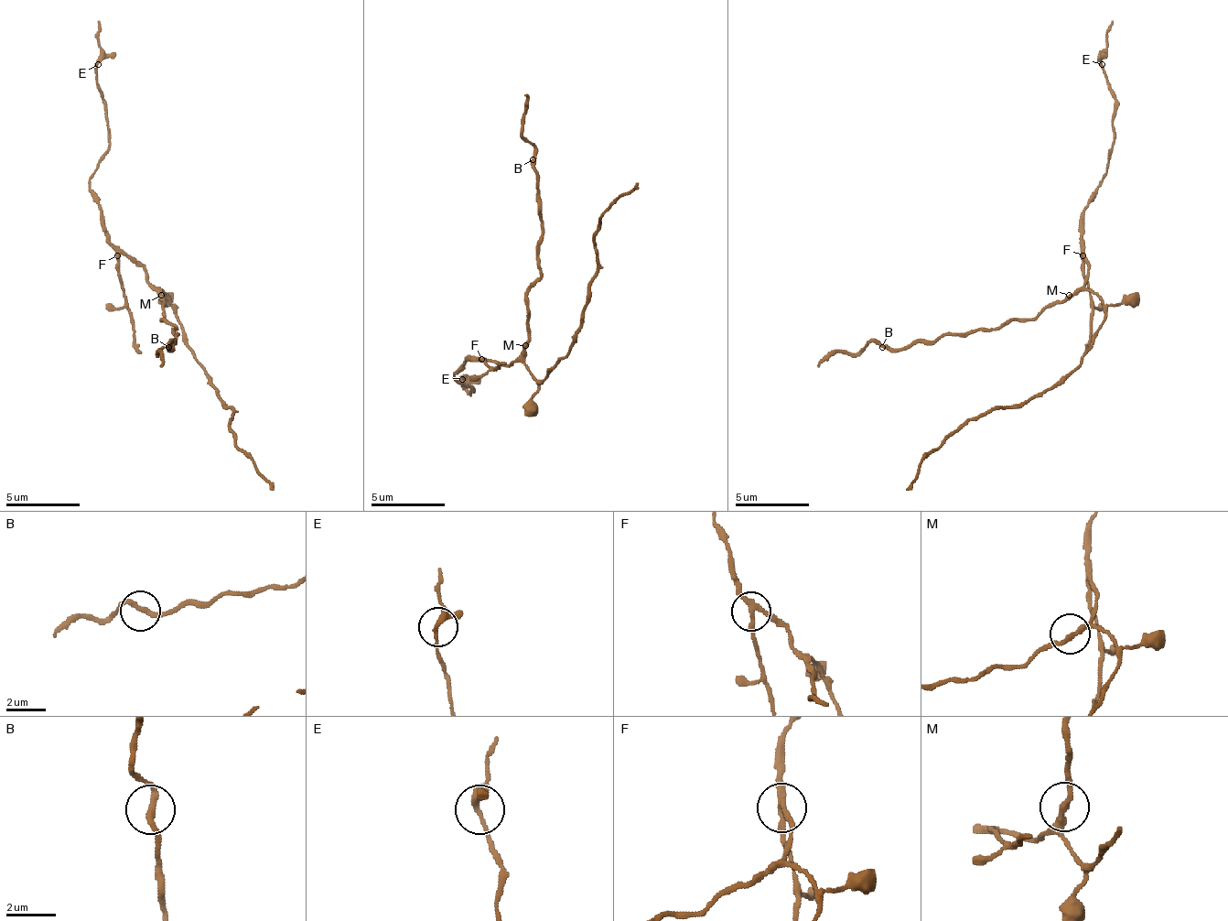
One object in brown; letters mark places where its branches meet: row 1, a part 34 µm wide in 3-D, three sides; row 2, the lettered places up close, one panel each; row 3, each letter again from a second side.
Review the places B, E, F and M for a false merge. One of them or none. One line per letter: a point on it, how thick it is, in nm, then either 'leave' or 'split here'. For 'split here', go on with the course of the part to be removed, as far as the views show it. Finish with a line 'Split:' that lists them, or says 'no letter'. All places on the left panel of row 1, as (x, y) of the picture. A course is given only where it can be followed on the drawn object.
B: (168, 347) | 240 nm | leave
E: (98, 64) | 240 nm | leave
F: (117, 255) | 220 nm | split here | (116, 254), (123, 306), (142, 354)
M: (161, 295) | 240 nm | leave
Split: F

